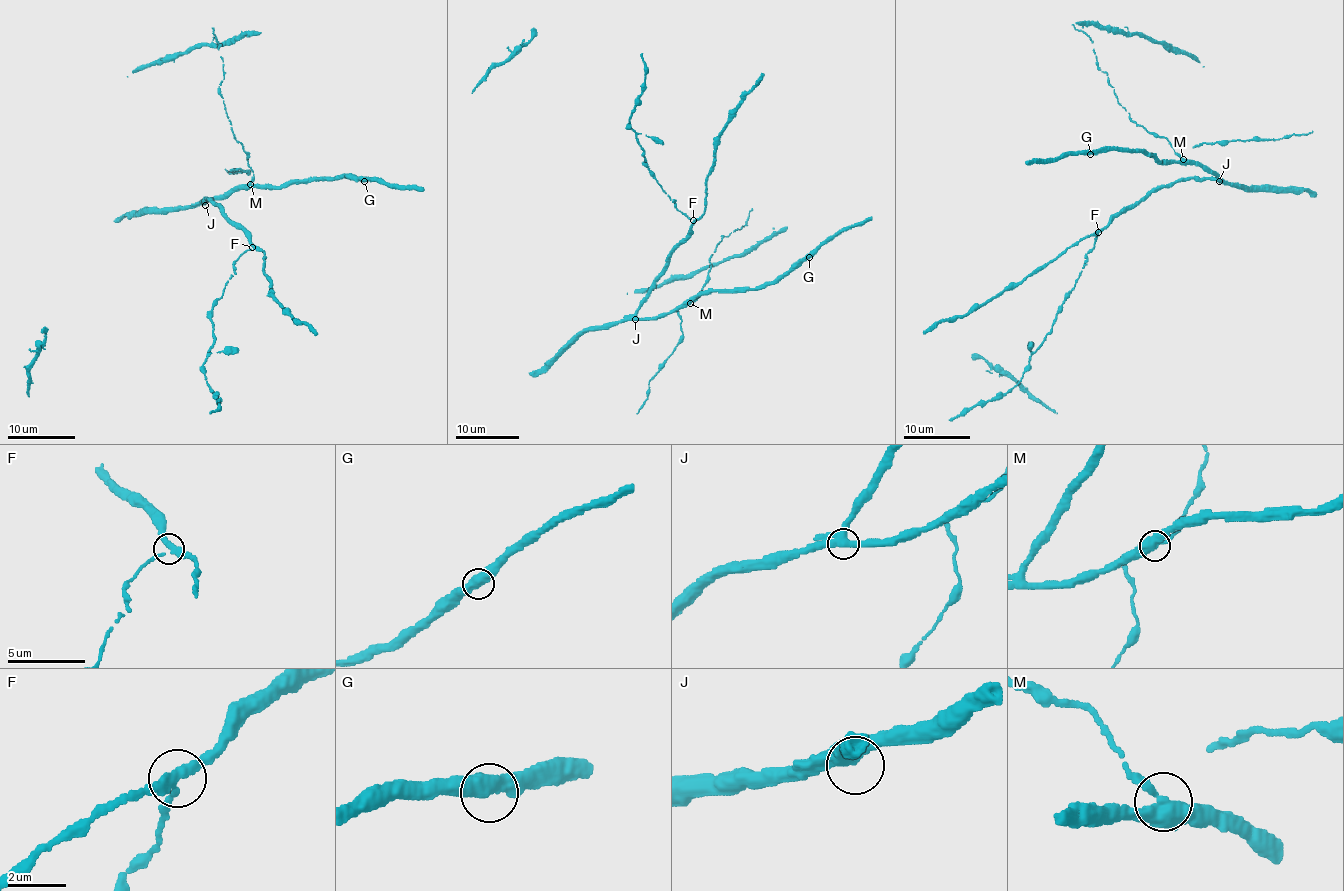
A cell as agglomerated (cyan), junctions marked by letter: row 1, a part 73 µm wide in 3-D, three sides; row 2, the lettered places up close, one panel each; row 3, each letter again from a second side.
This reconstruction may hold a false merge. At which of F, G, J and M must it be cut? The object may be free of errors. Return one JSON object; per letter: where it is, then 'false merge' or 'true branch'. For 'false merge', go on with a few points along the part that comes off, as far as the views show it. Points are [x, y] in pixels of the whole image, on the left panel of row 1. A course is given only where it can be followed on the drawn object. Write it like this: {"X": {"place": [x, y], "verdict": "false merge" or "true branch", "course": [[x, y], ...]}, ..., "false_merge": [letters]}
{"F": {"place": [252, 247], "verdict": "true branch"}, "G": {"place": [364, 181], "verdict": "true branch"}, "J": {"place": [205, 205], "verdict": "true branch"}, "M": {"place": [250, 184], "verdict": "false merge", "course": [[249, 183], [253, 175], [251, 167], [234, 135], [218, 87], [224, 79], [223, 60], [212, 27]]}, "false_merge": ["M"]}

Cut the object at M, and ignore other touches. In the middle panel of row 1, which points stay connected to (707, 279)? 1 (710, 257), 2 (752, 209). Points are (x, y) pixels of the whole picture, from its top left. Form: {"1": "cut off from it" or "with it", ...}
{"1": "with it", "2": "with it"}

